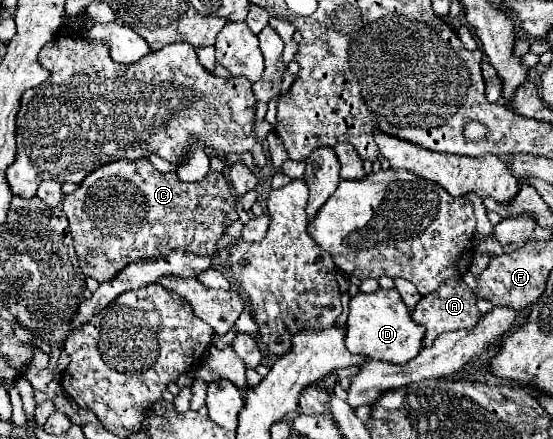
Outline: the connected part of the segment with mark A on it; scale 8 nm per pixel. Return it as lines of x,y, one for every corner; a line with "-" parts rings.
447,280
445,284
441,284
441,288
425,298
421,298
411,314
411,318
425,326
425,338
423,338
423,346
431,346
433,340
441,334
441,332
449,332
449,330
459,330
459,328
465,328
465,330
471,330
479,318
481,318
481,312
477,308
477,296
469,290
469,286
459,280

